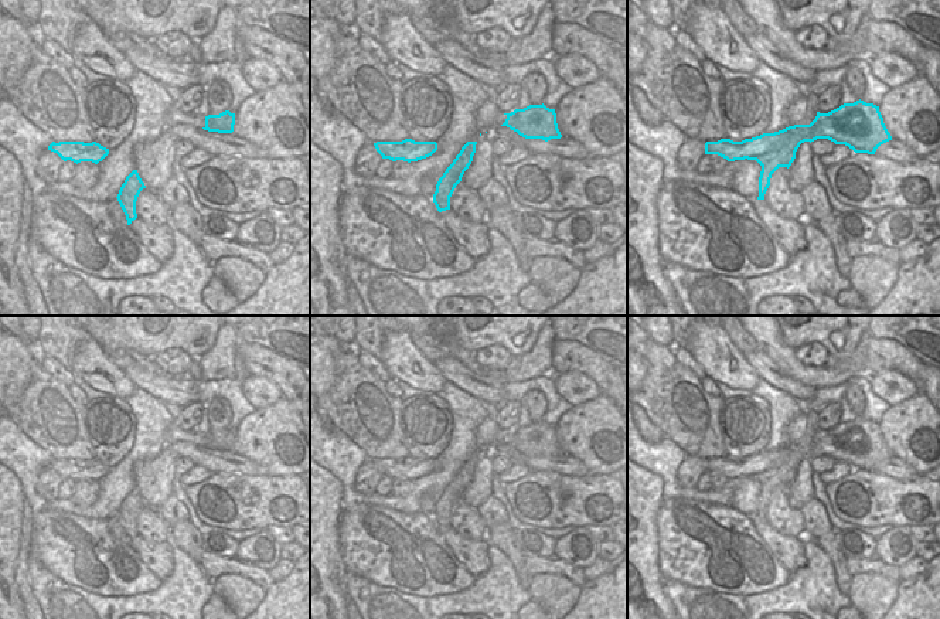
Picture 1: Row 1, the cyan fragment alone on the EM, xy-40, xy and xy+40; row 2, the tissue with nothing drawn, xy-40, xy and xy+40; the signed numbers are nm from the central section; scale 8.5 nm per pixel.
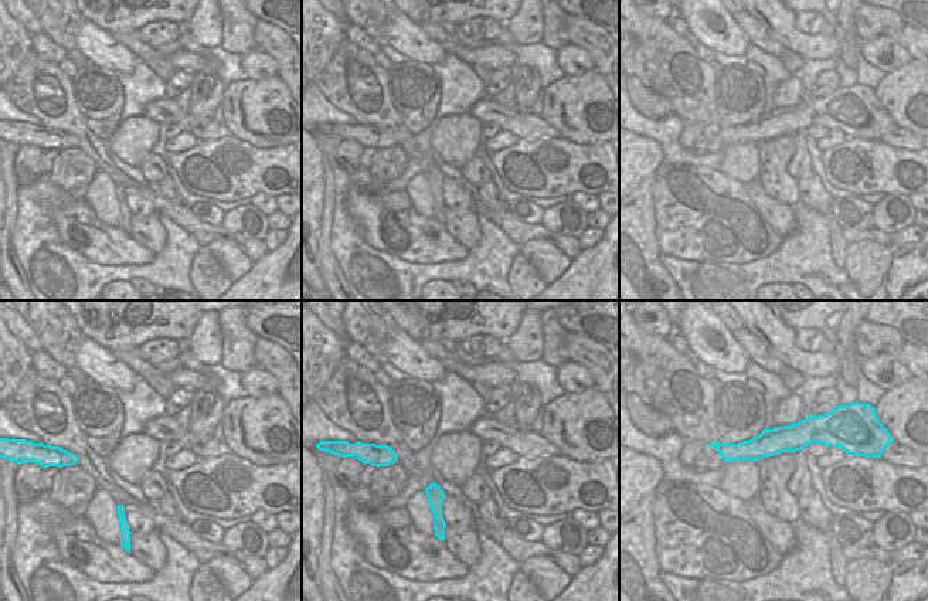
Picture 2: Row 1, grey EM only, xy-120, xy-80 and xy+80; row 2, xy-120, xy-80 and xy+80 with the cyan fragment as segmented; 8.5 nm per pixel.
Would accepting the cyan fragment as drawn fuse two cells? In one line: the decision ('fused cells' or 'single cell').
single cell

